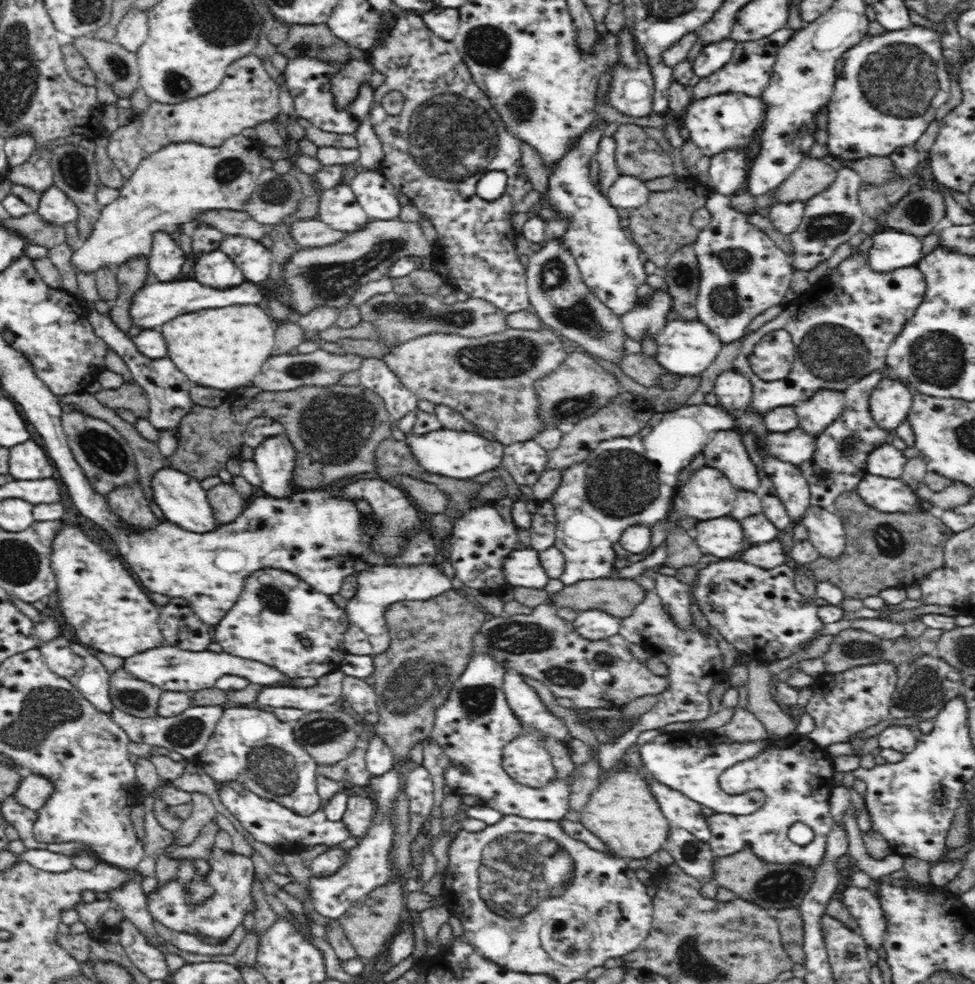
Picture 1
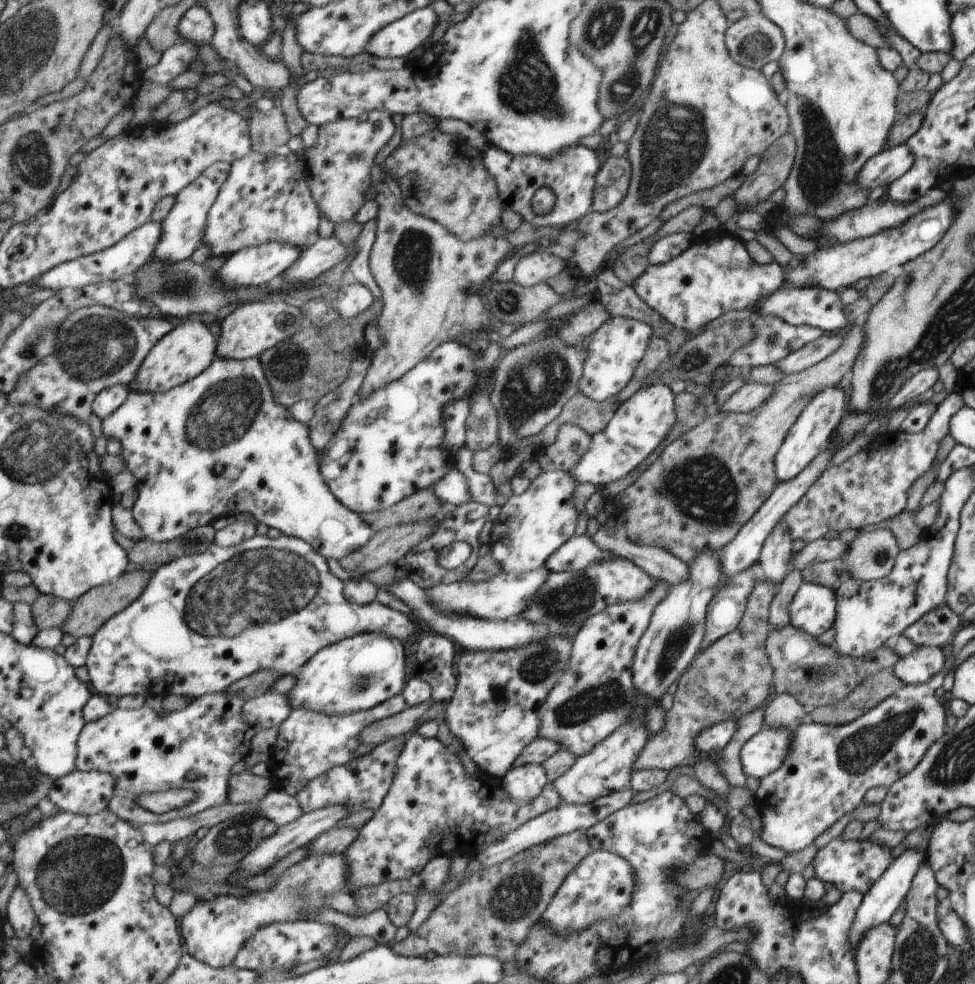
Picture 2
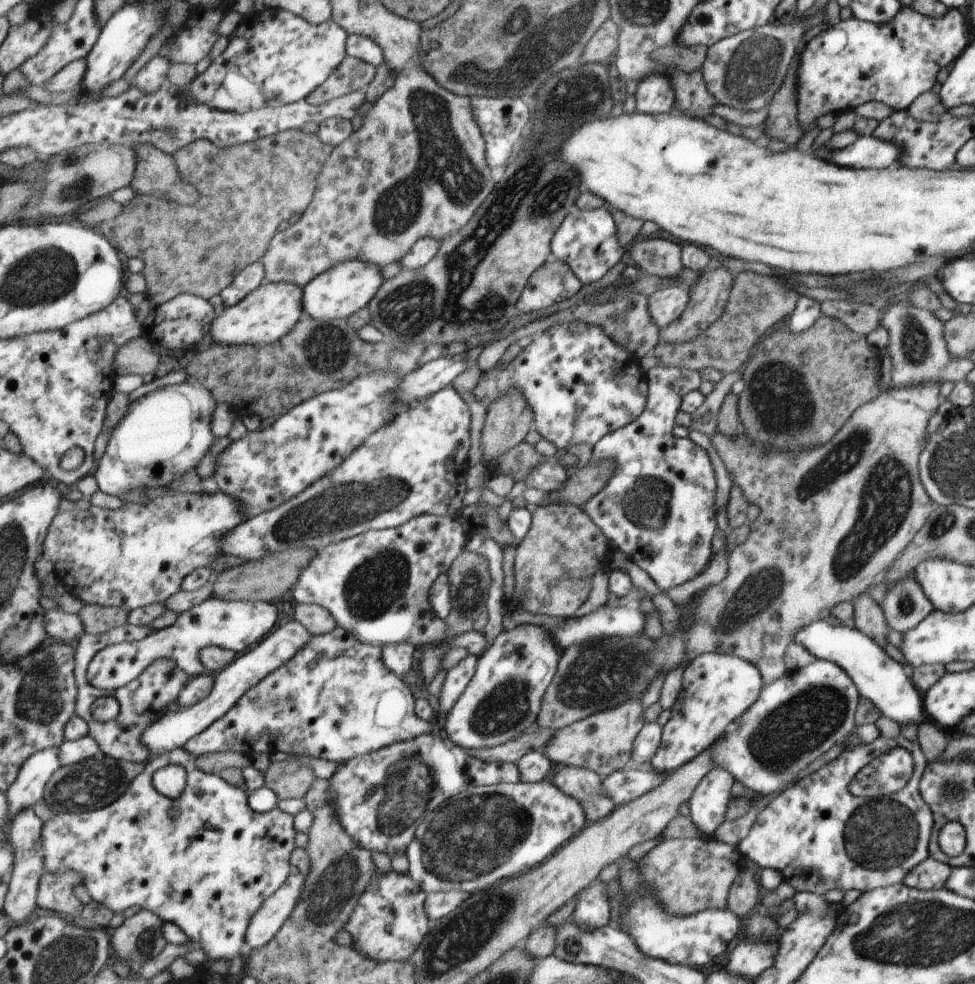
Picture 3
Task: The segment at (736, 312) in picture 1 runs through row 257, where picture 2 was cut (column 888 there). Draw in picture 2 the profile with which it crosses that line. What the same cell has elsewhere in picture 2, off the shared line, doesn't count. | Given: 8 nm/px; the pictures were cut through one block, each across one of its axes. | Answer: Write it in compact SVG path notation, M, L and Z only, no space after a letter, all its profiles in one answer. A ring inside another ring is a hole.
M939 672L923 684L898 688L877 706L851 722L831 726L806 720L795 727L791 732L791 748L785 754L781 766L767 777L759 779L759 786L753 794L754 806L761 818L759 839L779 850L796 853L801 848L808 847L843 814L852 812L869 788L879 786L888 789L893 782L913 770L923 760L927 750L944 736L943 708L933 696L933 688L941 686L943 677L943 672Z

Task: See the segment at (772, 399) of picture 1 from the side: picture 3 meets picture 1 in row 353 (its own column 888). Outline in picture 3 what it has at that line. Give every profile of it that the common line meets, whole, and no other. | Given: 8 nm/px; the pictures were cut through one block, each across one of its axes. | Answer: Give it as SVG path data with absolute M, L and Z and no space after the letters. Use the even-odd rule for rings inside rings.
M901 734L891 739L879 736L873 742L859 744L855 748L845 747L833 760L799 779L765 804L757 812L745 838L735 847L746 861L754 862L760 868L778 870L782 881L797 892L823 896L829 890L863 892L899 884L913 866L928 857L926 846L931 834L932 816L918 792L919 779L925 765L925 756L921 754L917 740L909 742ZM895 747L905 748L913 758L913 770L907 784L901 790L882 798L853 796L848 790L849 778L881 752Z

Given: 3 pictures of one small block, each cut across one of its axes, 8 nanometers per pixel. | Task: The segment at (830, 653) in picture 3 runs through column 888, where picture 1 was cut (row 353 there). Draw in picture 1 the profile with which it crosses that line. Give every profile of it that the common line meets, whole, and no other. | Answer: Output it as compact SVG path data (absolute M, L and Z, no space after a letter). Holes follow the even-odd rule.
M680 318L668 322L662 332L655 338L657 356L655 360L666 371L682 376L696 376L704 372L716 360L716 356L724 345L698 318L686 321Z

